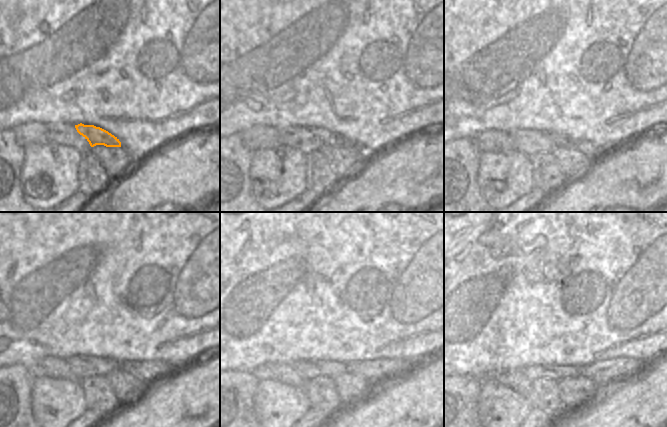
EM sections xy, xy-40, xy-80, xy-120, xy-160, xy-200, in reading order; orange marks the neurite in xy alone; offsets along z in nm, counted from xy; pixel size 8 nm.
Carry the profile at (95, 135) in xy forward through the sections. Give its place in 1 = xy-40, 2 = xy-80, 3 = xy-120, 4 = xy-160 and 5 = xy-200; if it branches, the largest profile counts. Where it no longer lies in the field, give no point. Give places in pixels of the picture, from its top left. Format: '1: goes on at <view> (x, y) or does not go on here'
1: goes on at xy-40 (329, 138)
2: goes on at xy-80 (560, 141)
3: goes on at xy-120 (147, 371)
4: goes on at xy-160 (377, 369)
5: goes on at xy-200 (601, 372)

